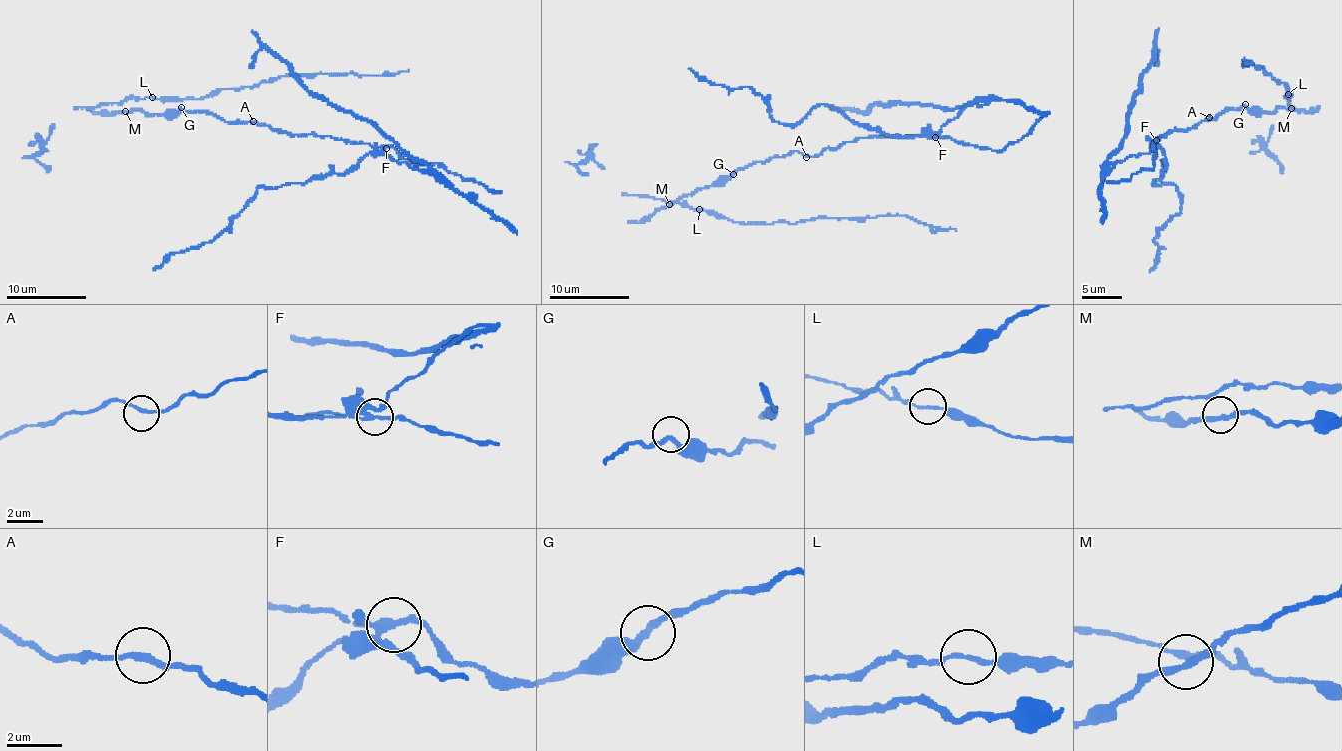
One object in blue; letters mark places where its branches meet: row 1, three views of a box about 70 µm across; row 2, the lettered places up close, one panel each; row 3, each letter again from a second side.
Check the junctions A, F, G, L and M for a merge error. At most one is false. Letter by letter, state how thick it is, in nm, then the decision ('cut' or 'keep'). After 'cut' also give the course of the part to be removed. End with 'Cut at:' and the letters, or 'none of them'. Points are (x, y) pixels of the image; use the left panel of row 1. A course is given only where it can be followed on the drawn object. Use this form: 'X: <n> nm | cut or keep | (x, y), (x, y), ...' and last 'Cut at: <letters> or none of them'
A: 200 nm | keep
F: 200 nm | cut | (385, 147), (391, 161), (427, 173), (369, 122), (312, 95), (264, 48), (249, 68)
G: 240 nm | keep
L: 160 nm | keep
M: 200 nm | keep
Cut at: F

